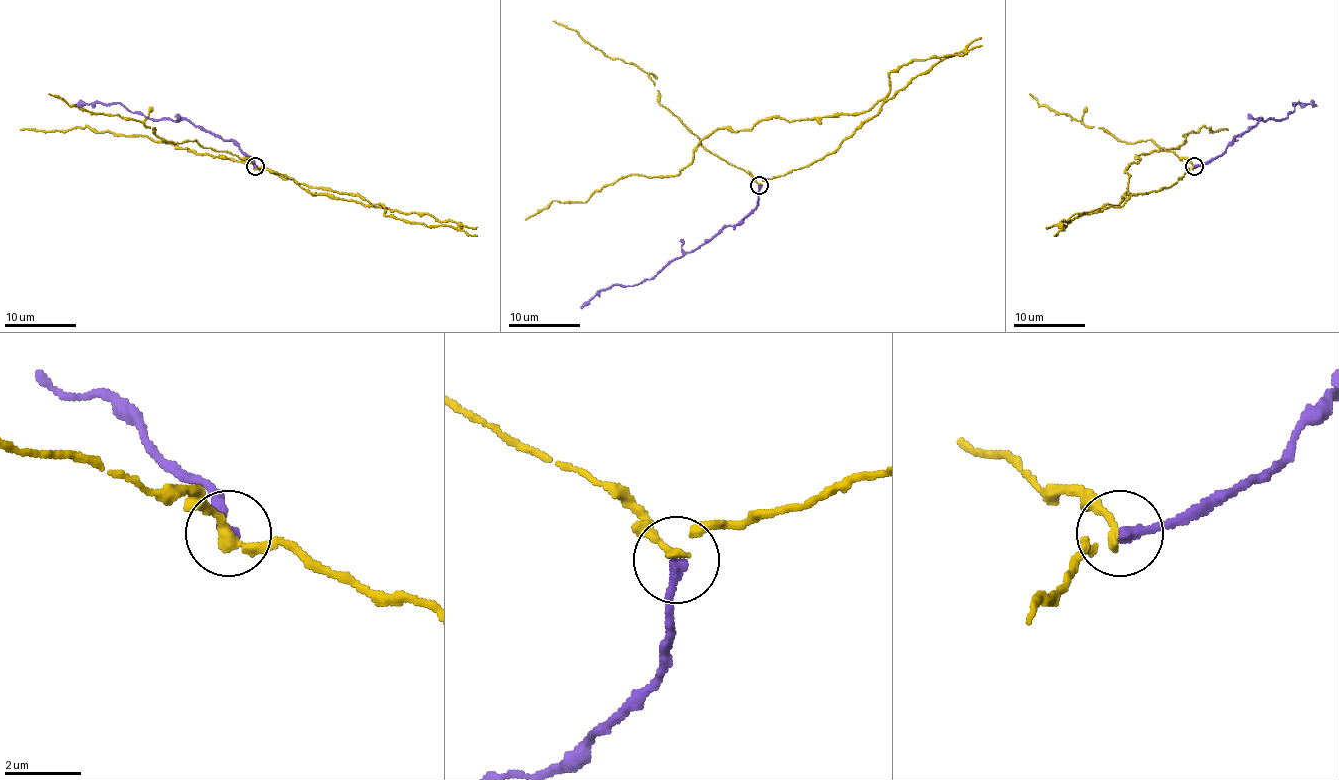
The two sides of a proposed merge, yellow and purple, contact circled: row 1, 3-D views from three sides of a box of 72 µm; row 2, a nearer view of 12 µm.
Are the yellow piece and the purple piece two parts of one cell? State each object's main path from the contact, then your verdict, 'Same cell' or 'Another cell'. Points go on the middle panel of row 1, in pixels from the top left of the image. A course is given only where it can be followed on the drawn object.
Course of yellow: (759, 184), (824, 159), (883, 103), (718, 128), (676, 175), (626, 175), (585, 202), (552, 200), (525, 220). Course of purple: (759, 186), (755, 207), (741, 222), (723, 227), (655, 275), (631, 286), (603, 288), (581, 308). Same cell

